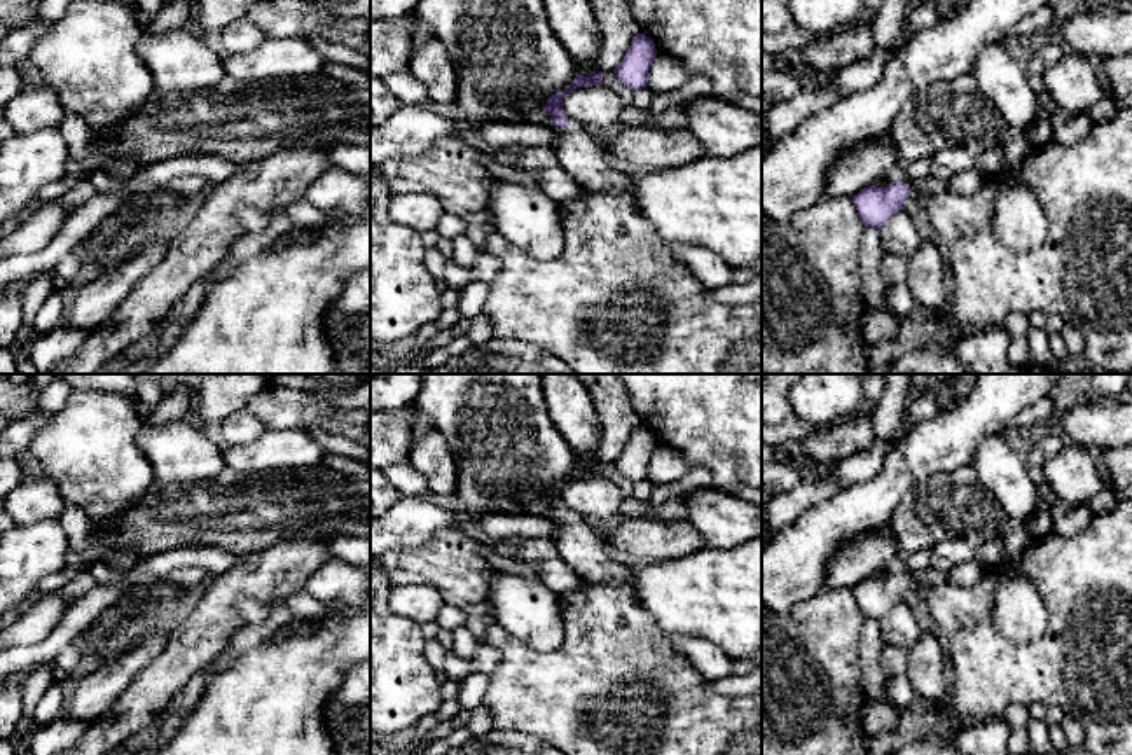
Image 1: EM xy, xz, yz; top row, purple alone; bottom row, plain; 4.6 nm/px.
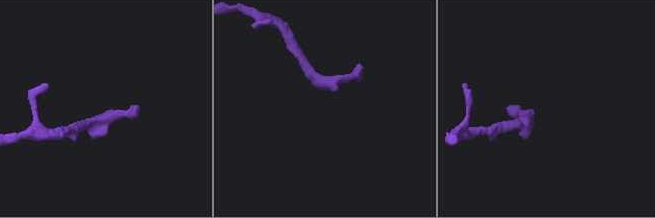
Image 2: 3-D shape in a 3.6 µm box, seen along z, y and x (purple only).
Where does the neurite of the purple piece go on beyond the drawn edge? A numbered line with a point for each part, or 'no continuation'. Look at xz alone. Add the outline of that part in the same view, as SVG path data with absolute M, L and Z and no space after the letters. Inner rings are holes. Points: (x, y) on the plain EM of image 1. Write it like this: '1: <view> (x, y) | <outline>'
1: xz (586, 551) | M576 516L563 519L556 545L580 577L592 584L627 584L634 594L634 571L608 554L604 537L597 535L585 519Z

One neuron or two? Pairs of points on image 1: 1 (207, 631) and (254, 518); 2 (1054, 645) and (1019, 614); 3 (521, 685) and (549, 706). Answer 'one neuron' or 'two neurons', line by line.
1: two neurons
2: two neurons
3: one neuron

